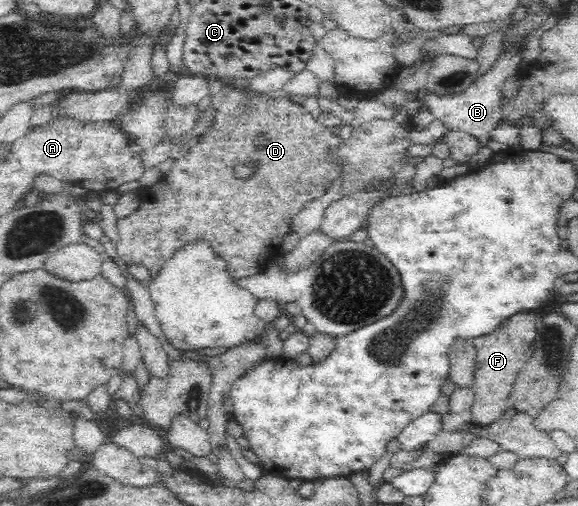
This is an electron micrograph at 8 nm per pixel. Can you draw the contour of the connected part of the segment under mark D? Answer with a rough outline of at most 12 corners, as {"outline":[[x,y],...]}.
{"outline":[[225,83],[212,126],[116,221],[151,277],[208,239],[237,279],[341,168],[288,94]]}

